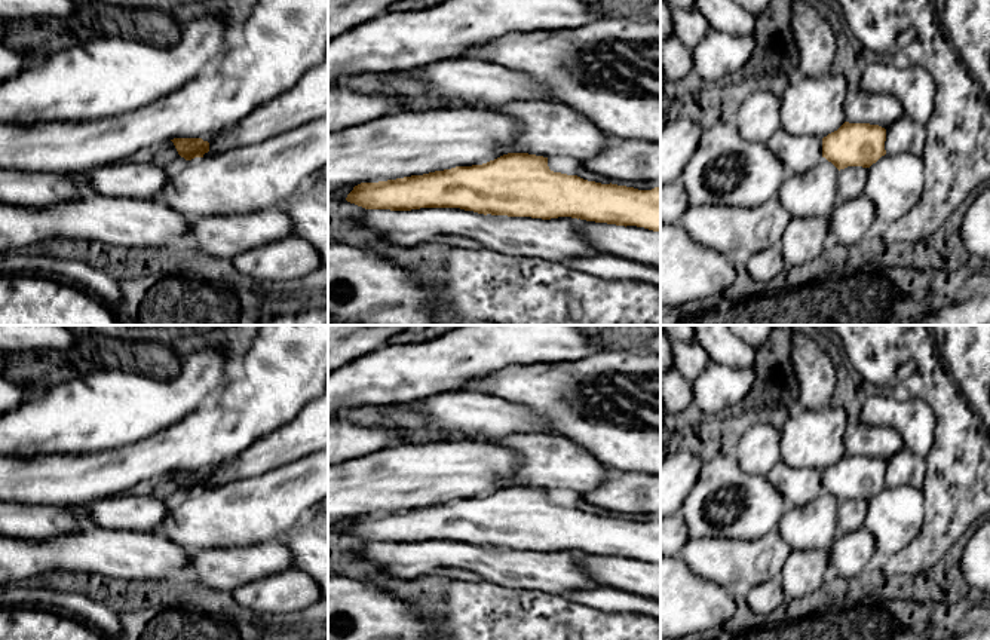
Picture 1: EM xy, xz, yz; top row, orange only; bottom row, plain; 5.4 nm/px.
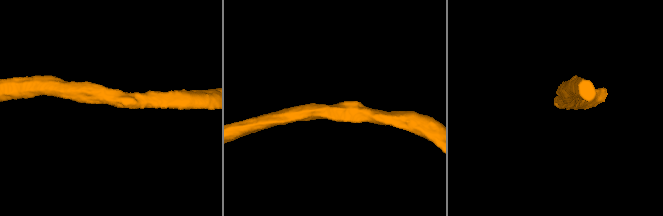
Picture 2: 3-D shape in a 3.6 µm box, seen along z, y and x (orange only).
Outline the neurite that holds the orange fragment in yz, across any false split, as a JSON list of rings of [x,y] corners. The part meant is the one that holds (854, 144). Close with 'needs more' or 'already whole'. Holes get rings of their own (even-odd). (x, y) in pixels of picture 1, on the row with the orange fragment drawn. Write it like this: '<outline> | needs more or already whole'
[[[845,122],[822,138],[822,157],[839,171],[848,166],[870,168],[886,154],[885,141],[886,129],[879,125]]] | already whole

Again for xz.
[[[508,153],[482,165],[361,183],[346,197],[365,209],[460,208],[551,220],[571,217],[660,232],[660,187],[638,190],[554,172],[548,157]]] | already whole

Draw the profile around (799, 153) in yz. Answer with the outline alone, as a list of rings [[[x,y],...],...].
[[[778,129],[767,147],[781,159],[788,175],[804,174],[822,157],[822,138],[816,135],[791,135]]]

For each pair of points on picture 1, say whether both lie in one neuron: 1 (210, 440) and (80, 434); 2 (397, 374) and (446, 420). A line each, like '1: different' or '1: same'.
1: different
2: different

